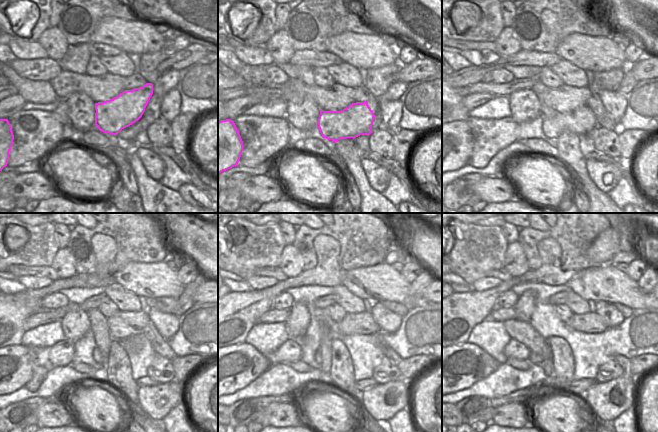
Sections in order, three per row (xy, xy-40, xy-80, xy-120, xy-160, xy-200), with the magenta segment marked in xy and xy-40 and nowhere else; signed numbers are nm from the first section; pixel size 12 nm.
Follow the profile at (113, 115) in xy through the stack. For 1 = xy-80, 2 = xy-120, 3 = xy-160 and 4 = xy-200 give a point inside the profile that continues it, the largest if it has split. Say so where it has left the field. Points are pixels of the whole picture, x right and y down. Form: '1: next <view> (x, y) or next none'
1: next xy-80 (582, 120)
2: next xy-120 (97, 356)
3: next xy-160 (318, 354)
4: next xy-200 (534, 358)

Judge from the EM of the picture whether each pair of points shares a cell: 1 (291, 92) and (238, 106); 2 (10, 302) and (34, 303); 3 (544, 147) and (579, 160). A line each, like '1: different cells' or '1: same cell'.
1: different cells
2: same cell
3: different cells

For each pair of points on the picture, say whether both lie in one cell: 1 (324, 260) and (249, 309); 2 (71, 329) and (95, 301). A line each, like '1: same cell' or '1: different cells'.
1: same cell
2: different cells

